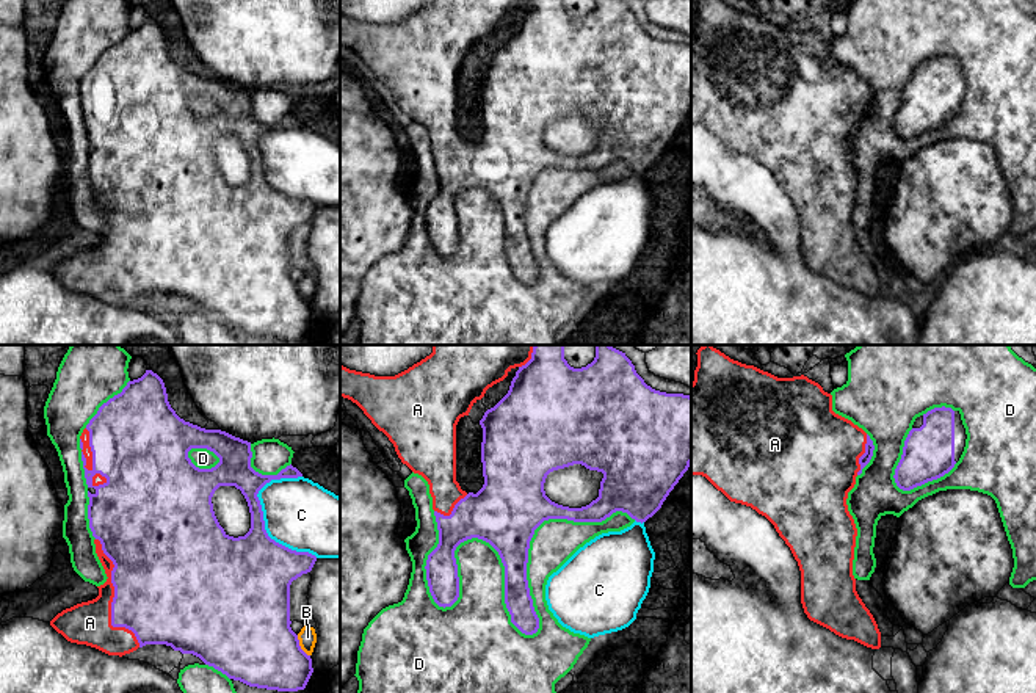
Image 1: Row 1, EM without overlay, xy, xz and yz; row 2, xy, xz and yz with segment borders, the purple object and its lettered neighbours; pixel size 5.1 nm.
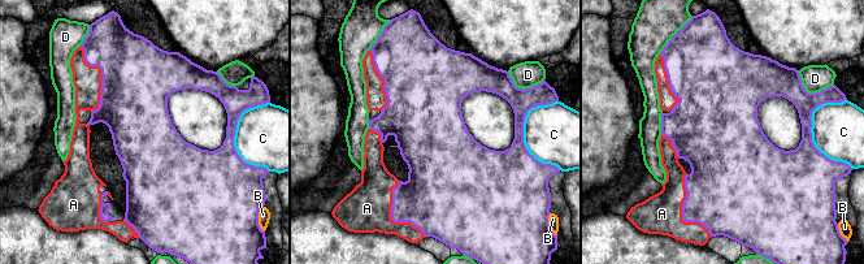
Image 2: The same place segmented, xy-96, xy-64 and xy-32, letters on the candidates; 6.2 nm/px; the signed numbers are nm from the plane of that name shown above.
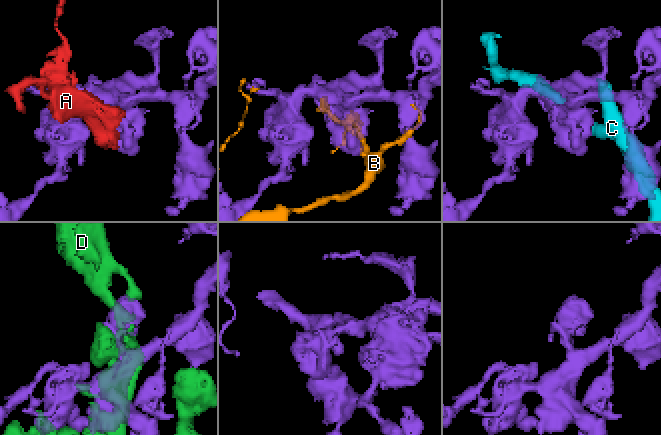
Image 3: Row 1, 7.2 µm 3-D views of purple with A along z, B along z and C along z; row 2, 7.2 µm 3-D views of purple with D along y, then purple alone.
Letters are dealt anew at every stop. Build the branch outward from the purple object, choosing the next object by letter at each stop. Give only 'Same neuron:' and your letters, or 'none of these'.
Same neuron: A

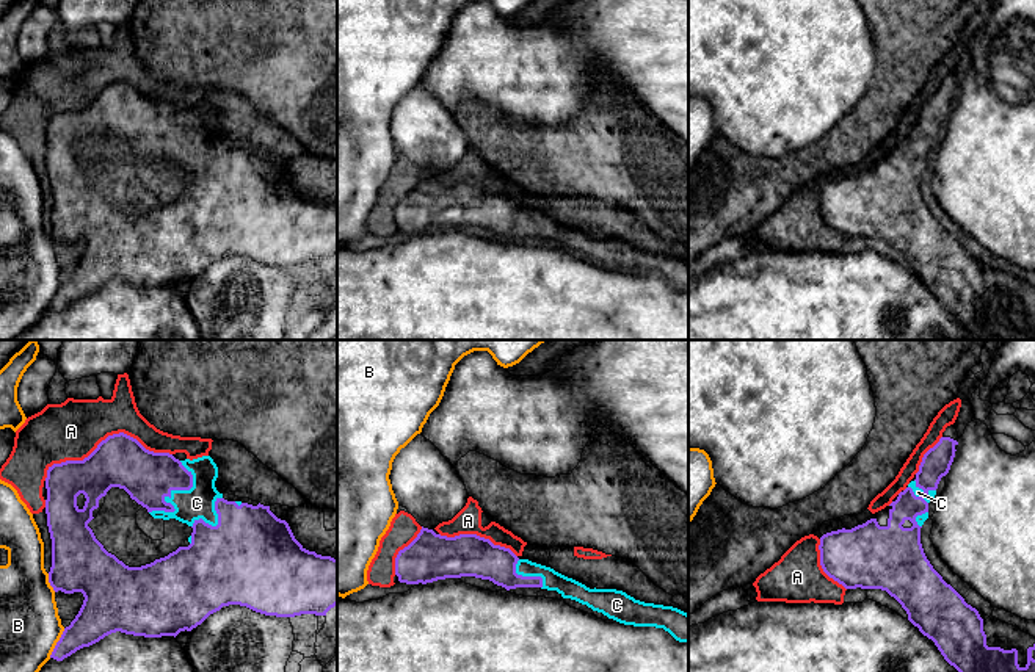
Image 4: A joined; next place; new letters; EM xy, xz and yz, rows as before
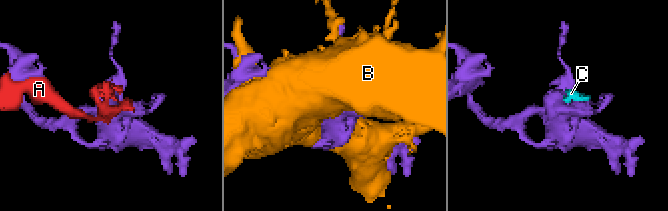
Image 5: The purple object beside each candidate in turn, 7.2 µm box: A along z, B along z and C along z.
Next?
Same neuron: C

